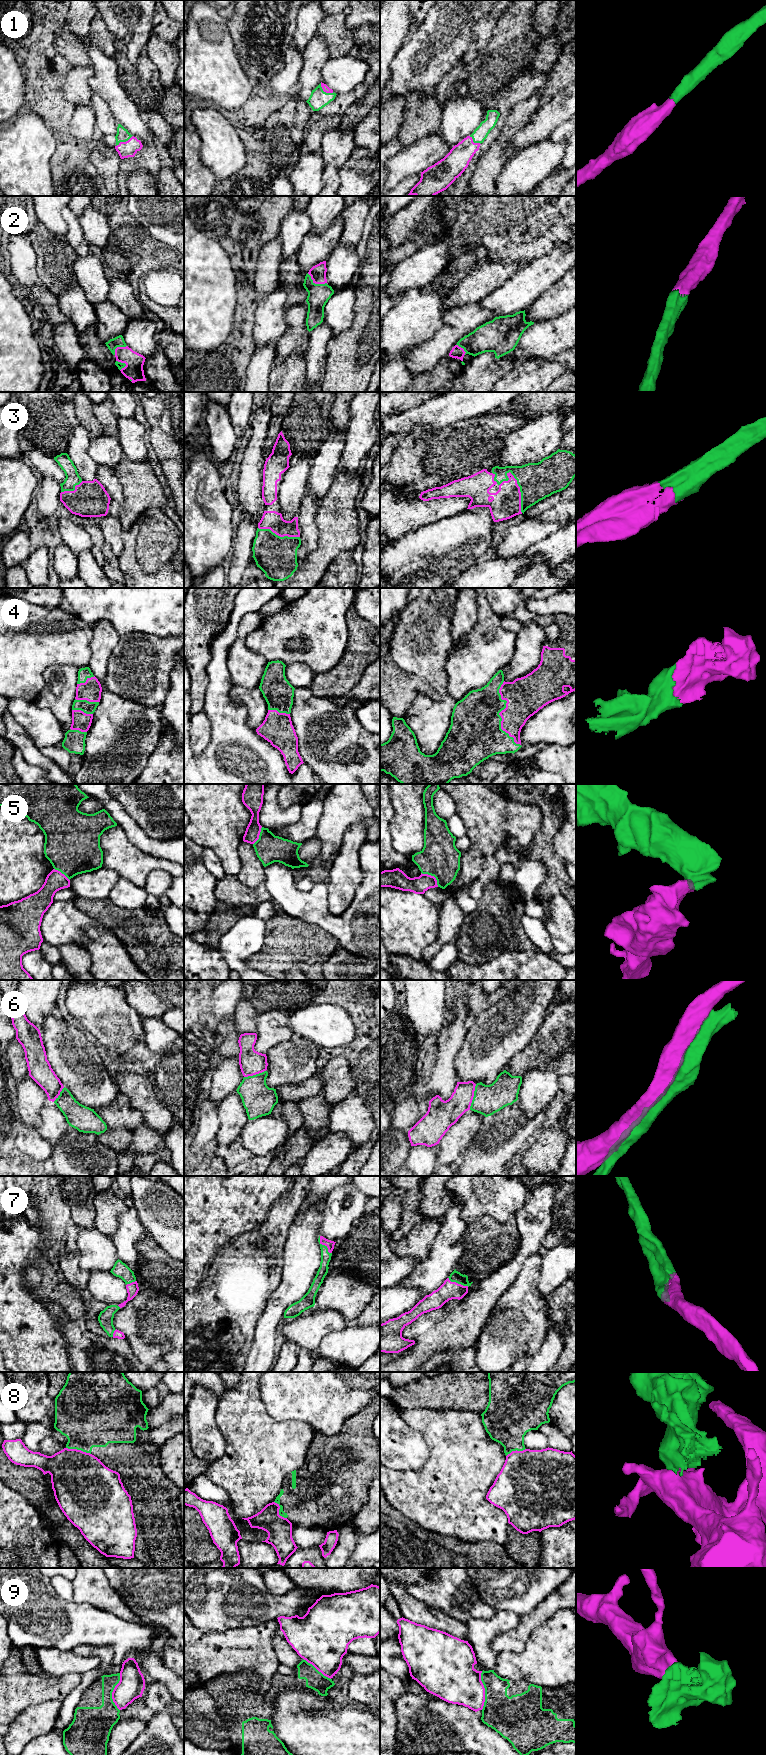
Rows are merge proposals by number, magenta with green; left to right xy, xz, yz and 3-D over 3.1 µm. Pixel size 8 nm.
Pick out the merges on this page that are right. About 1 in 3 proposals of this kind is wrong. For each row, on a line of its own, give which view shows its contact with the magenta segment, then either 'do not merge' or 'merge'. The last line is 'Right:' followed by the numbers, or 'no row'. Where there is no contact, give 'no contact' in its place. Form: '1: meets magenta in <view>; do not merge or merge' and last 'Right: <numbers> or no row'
1: meets magenta in xy; merge
2: meets magenta in xz; merge
3: meets magenta in yz; merge
4: meets magenta in yz; merge
5: meets magenta in yz; do not merge
6: meets magenta in yz; do not merge
7: meets magenta in xz; merge
8: meets magenta in xy; do not merge
9: meets magenta in yz; do not merge
Right: 1, 2, 3, 4, 7

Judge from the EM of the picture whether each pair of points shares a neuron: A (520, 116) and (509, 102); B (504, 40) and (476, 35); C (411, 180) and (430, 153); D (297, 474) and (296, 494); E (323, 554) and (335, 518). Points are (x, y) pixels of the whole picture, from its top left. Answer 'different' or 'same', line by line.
A: different
B: different
C: different
D: same
E: same

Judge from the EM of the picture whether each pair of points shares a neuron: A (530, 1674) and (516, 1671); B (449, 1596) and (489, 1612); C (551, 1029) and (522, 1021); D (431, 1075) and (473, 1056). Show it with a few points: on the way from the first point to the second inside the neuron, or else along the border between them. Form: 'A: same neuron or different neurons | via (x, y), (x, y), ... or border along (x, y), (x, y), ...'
A: same neuron | via (527, 1671), (519, 1671)
B: same neuron | via (459, 1598), (479, 1609)
C: different neurons | border along (550, 1010), (538, 1031), (526, 1045)
D: different neurons | border along (463, 1042), (455, 1059), (456, 1081)

